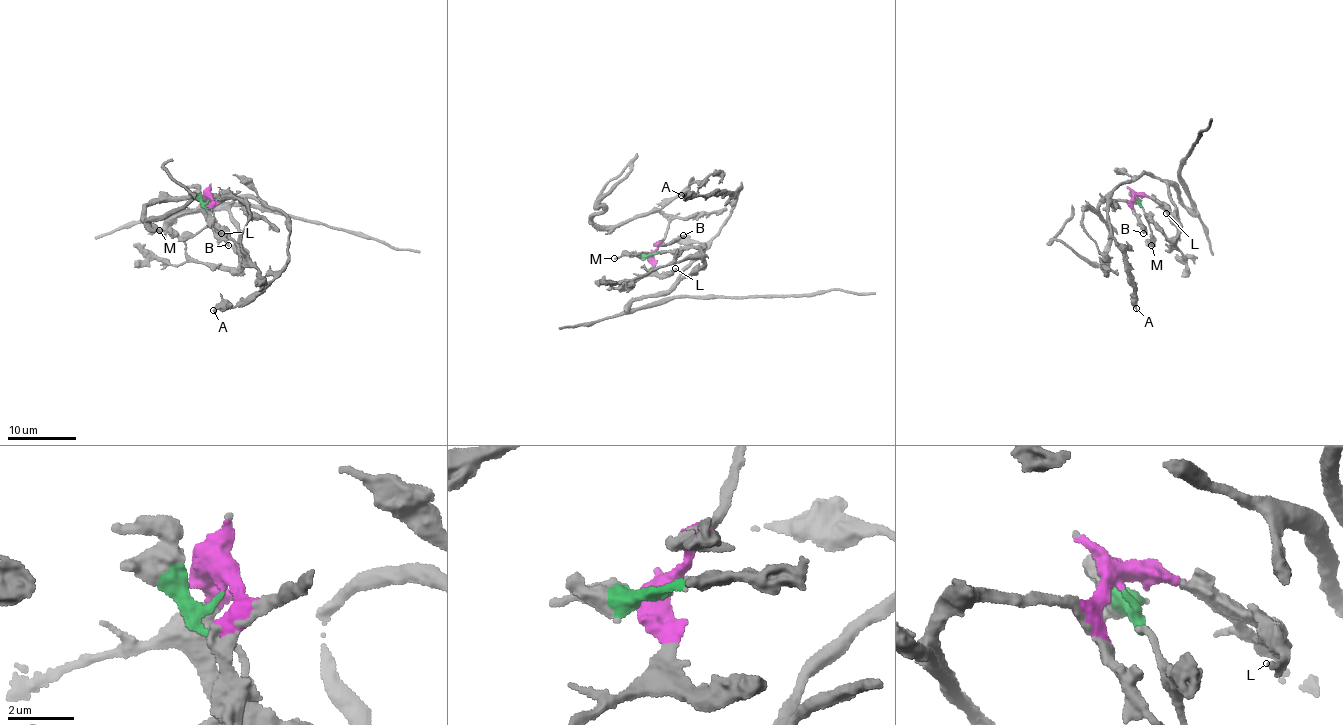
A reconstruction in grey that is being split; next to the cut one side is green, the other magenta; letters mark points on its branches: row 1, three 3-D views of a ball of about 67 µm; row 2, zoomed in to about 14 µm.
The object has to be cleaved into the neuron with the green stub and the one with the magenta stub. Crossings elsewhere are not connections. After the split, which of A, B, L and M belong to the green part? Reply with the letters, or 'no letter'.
A, M

